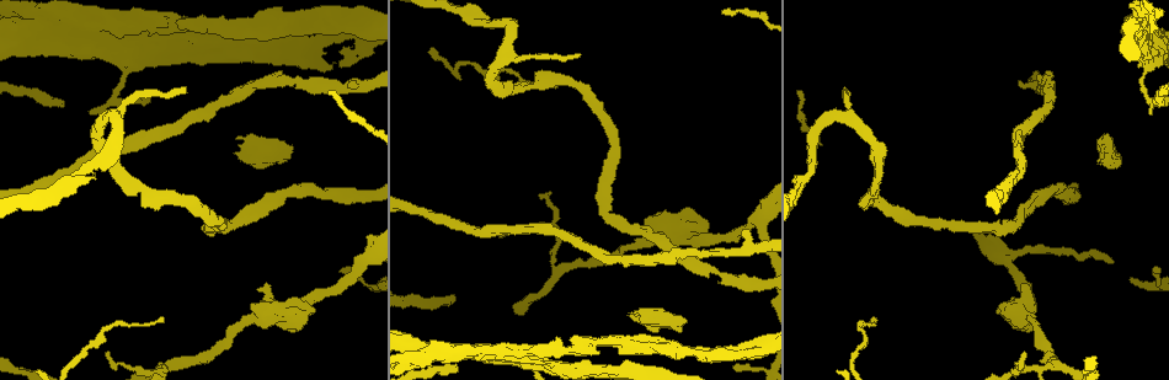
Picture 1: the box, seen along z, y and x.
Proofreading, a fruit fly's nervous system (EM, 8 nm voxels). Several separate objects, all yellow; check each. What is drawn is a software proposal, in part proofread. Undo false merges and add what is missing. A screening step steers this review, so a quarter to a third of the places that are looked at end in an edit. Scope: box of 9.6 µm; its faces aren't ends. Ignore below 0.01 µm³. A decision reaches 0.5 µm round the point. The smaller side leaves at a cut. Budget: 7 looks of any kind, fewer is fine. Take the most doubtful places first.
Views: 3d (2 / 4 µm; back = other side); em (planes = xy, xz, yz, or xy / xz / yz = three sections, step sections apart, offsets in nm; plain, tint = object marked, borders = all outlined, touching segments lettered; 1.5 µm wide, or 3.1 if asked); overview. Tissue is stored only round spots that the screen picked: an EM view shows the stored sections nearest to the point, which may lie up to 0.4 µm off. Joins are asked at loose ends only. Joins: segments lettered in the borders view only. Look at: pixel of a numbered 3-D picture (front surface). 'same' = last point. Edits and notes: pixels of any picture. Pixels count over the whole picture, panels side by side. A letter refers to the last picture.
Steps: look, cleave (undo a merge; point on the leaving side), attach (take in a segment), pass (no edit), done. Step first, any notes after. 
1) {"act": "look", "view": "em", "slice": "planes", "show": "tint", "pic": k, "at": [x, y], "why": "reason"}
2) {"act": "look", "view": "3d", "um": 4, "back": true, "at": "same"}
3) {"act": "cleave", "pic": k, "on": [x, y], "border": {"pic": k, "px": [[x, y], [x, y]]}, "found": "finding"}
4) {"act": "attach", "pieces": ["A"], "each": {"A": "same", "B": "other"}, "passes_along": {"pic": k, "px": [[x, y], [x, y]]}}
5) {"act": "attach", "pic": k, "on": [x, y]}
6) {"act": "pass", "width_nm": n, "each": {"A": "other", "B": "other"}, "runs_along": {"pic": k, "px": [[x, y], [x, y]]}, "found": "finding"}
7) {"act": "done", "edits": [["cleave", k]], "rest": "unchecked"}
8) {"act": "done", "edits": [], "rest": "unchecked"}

{"act": "look", "view": "em", "slice": "yz", "step": 8, "show": "borders", "pic": 1, "at": [580, 53], "why": "tapers out"}

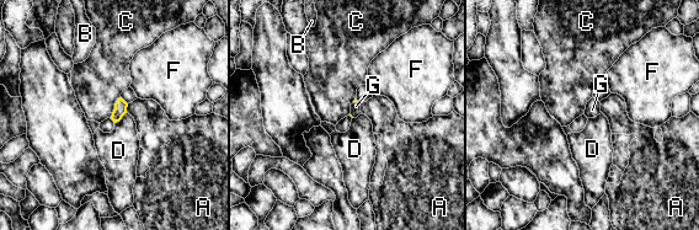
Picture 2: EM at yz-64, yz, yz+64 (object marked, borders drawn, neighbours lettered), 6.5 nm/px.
{"act": "look", "view": "em", "slice": "planes", "show": "borders", "at": "same", "why": "another direction"}

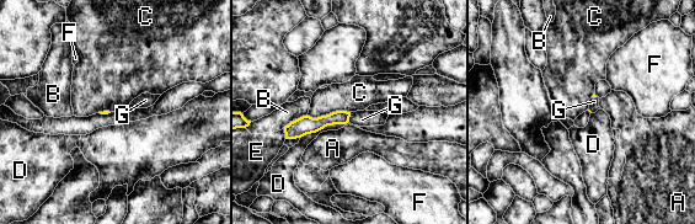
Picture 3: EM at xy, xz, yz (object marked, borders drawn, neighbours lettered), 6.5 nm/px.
{"act": "attach", "pieces": ["G"], "each": {"A": "other", "B": "other", "C": "other", "D": "other", "E": "other", "F": "other", "G": "same"}, "passes_along": {"pic": 3, "px": [[340, 117], [349, 116], [362, 118]]}, "found": "the cell continues"}

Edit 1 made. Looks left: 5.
{"act": "look", "view": "overview", "why": "see it whole again"}

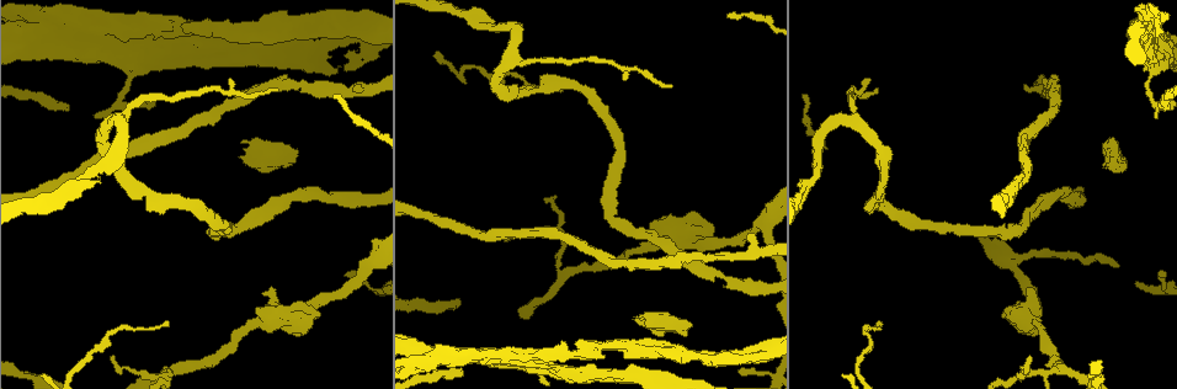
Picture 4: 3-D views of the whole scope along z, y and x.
{"act": "look", "view": "em", "slice": "xy", "step": 4, "show": "tint", "pic": 4, "at": [1029, 357]}

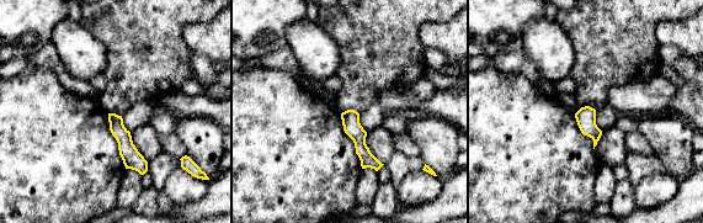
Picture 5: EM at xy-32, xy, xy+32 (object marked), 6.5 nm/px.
{"act": "look", "view": "em", "slice": "planes", "show": "borders", "at": "same"}

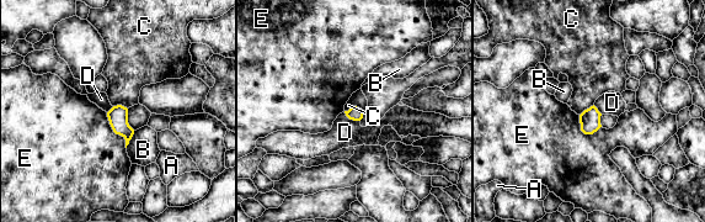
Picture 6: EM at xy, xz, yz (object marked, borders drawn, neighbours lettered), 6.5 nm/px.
{"act": "pass", "each": {"A": "other", "B": "other", "C": "other", "D": "other", "E": "other"}, "border": {"pic": 6, "px": [[363, 110], [351, 106], [345, 111]]}, "found": "no lettered segment goes on from it"}

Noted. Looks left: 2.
{"act": "look", "view": "em", "slice": "planes", "show": "borders", "pic": 4, "at": [360, 84], "why": "branch stops here"}

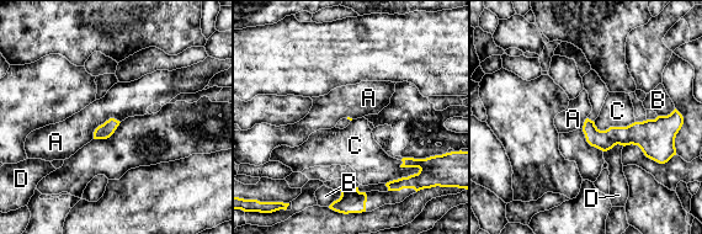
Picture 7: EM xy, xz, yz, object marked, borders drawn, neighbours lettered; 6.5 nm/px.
{"act": "pass", "longest_contact_nm": ["C", 260], "each": {"A": "other", "B": "other", "C": "other", "D": "other"}, "found": "none of them fits"}

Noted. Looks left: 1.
{"act": "done", "edits": [["attach", 3]], "rest": "unchecked"}

